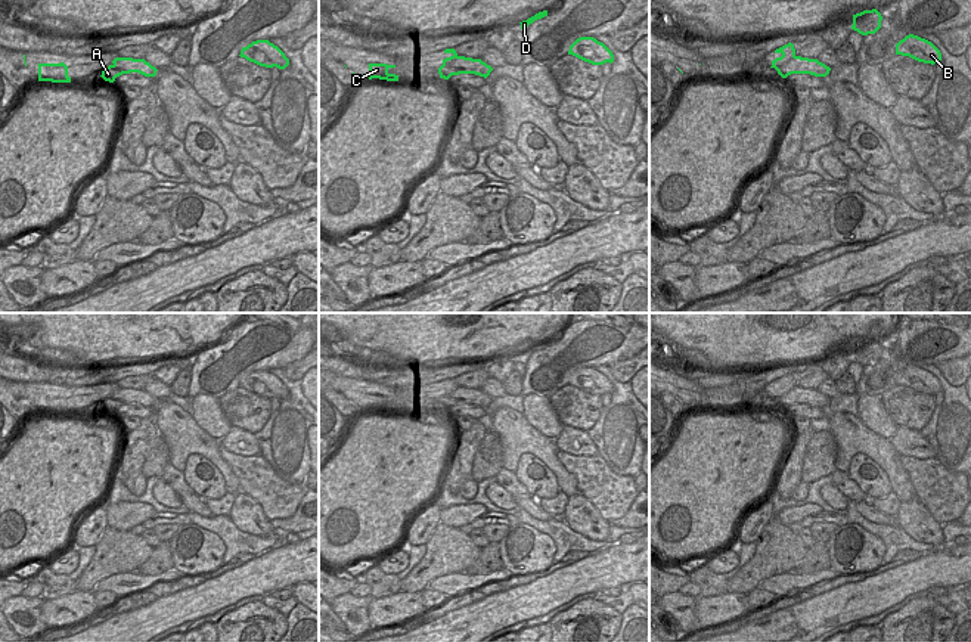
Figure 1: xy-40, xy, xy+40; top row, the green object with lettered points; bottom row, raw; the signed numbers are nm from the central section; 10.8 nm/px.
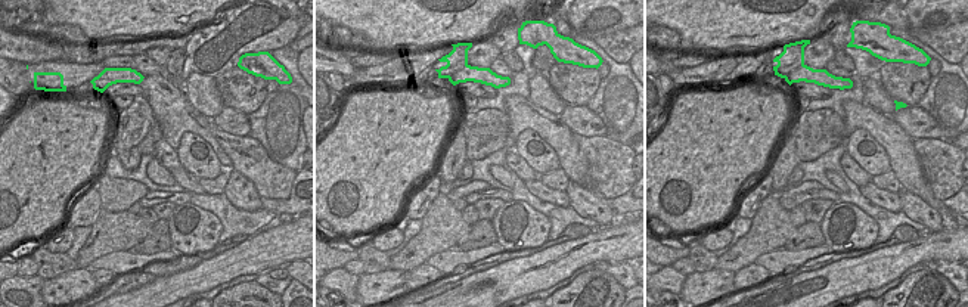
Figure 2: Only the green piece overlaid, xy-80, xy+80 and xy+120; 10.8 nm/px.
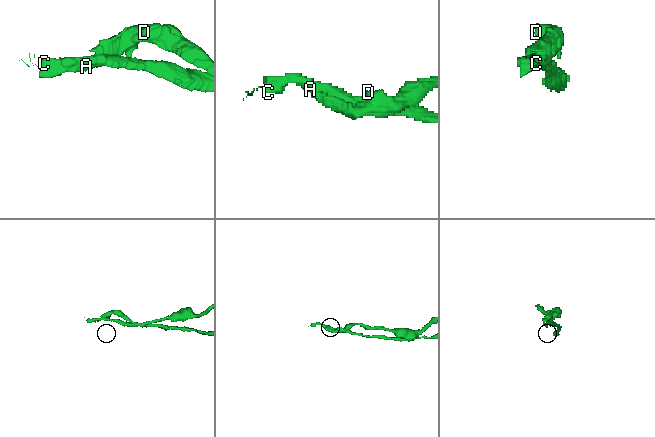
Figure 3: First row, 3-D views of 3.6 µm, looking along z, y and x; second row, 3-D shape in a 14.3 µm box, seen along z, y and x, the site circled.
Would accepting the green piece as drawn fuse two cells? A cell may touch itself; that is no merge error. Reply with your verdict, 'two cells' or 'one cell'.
two cells

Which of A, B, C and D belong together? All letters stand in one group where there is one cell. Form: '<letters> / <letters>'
A C / B D

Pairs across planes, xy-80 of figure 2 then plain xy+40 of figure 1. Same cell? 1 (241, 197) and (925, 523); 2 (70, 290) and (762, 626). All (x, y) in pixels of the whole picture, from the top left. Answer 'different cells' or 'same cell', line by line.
1: same cell
2: different cells

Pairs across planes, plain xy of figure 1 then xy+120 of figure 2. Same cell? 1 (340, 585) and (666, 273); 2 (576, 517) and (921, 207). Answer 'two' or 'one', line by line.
1: two
2: one

